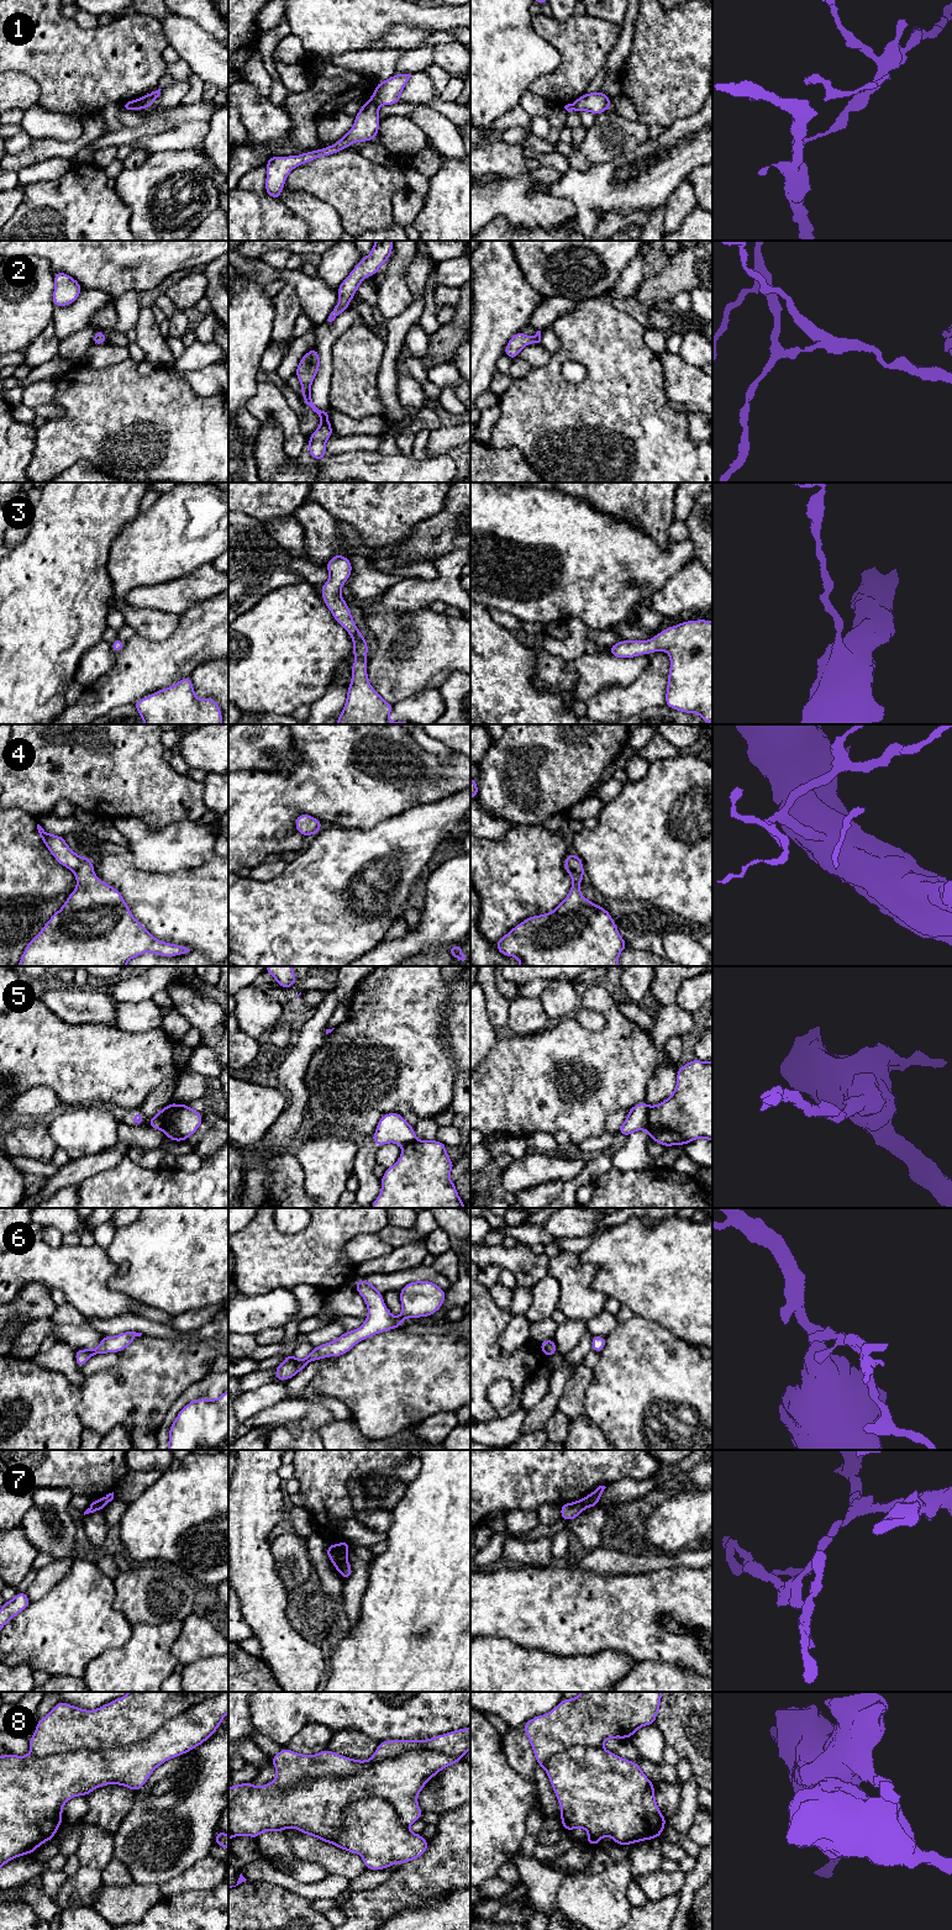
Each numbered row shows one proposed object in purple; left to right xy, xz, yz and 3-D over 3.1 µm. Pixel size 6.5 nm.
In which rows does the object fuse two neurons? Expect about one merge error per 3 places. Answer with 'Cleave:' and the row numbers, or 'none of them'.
Cleave: 1, 5, 7, 8

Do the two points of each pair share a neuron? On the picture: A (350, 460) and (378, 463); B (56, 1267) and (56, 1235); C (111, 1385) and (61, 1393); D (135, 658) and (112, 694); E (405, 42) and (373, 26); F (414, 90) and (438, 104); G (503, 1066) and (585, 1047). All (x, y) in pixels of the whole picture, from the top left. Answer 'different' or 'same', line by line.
A: same
B: different
C: different
D: same
E: different
F: same
G: same

